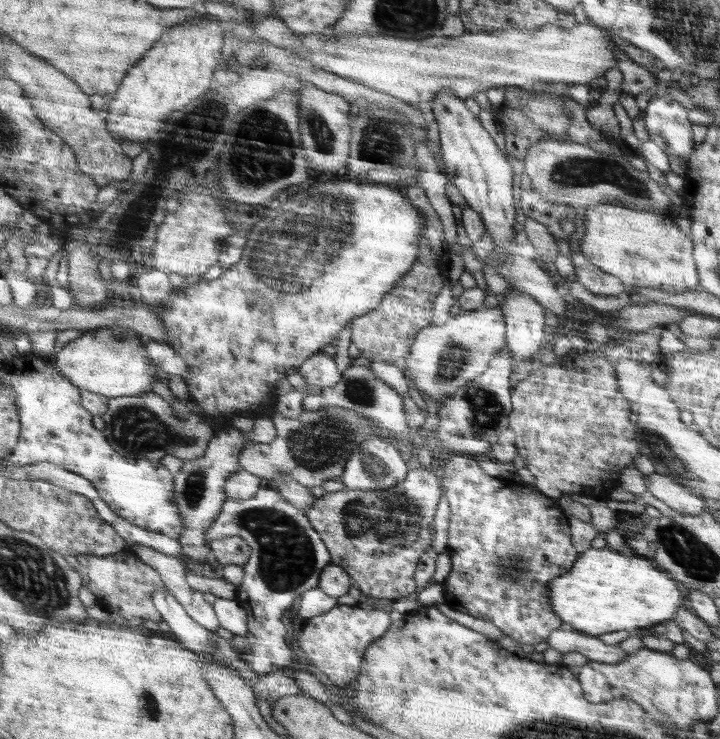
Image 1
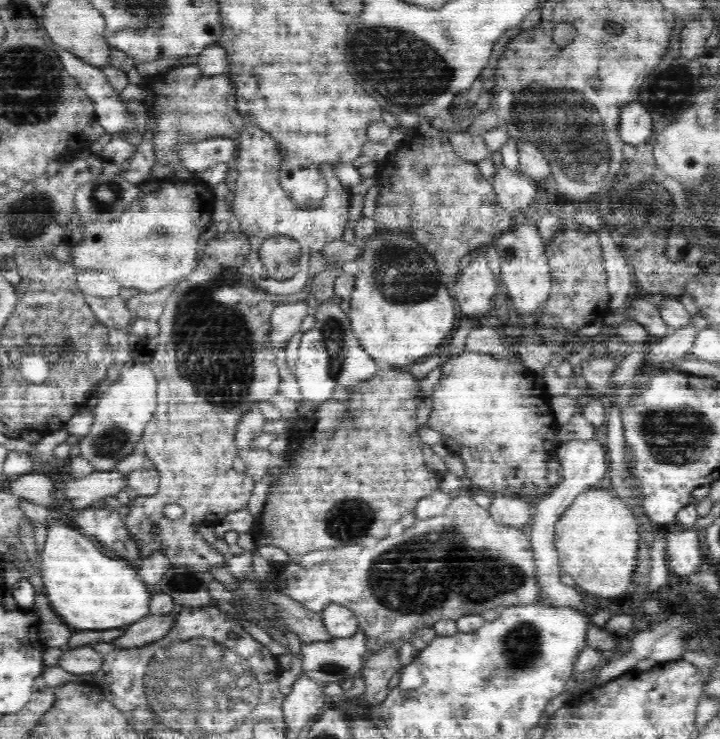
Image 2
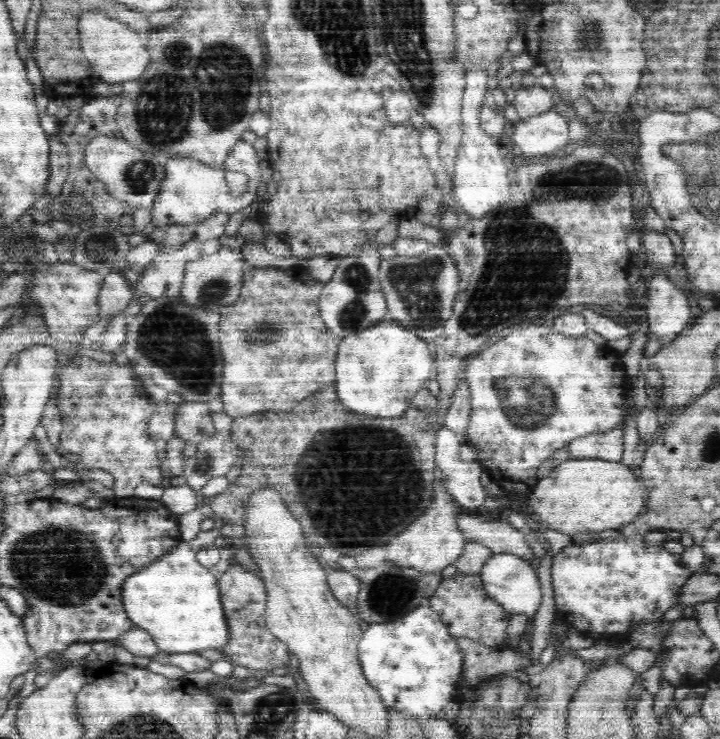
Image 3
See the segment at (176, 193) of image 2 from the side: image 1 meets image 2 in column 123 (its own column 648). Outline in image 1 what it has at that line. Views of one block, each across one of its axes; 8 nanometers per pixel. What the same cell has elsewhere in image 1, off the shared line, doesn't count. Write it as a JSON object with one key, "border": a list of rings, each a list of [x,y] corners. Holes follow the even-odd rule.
{"border":[[[604,202],[582,209],[585,213],[585,235],[580,252],[594,266],[618,277],[627,287],[644,284],[670,292],[691,291],[698,286],[698,271],[692,256],[693,242],[682,234],[668,213],[638,212],[620,202]]]}

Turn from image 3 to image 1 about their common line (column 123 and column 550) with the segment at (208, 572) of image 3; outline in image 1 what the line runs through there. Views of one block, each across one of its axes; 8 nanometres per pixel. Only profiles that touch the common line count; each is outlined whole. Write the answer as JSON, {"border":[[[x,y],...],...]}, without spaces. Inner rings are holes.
{"border":[[[609,546],[592,547],[582,553],[571,570],[550,582],[548,601],[568,628],[598,637],[618,630],[633,633],[673,620],[680,608],[680,590],[674,577],[652,566],[650,559],[638,554],[626,557]]]}

